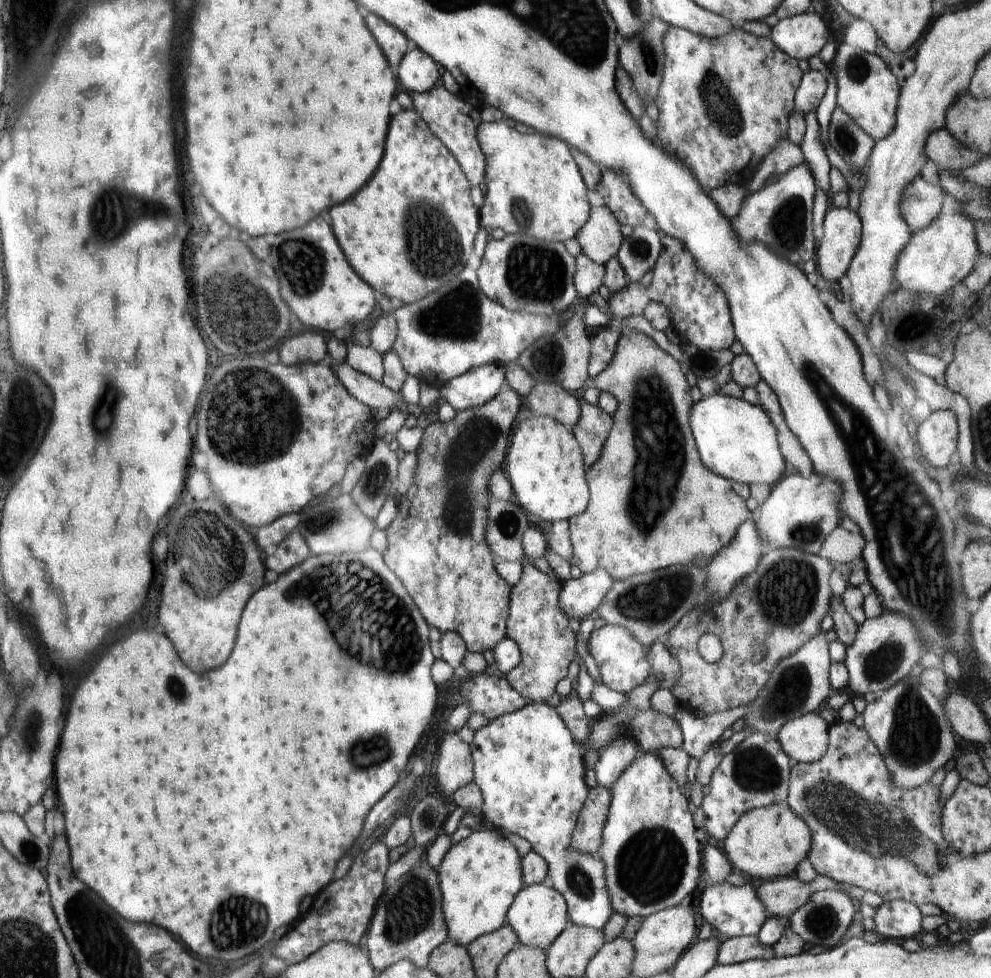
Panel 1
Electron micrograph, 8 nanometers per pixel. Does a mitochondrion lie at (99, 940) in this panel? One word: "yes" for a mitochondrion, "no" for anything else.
yes

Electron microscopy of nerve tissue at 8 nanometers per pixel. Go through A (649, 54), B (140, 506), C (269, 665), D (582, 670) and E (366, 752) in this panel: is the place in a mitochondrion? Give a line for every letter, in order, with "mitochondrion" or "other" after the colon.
A: mitochondrion
B: other
C: other
D: other
E: mitochondrion

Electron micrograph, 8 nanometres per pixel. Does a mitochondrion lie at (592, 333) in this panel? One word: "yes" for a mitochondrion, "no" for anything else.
no

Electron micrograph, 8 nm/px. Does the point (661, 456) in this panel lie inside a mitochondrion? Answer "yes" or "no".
yes

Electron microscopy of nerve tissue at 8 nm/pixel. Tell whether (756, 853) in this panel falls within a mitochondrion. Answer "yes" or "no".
no

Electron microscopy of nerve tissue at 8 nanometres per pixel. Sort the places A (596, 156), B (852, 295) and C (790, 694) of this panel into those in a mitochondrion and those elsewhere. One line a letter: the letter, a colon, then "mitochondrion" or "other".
A: other
B: other
C: mitochondrion

